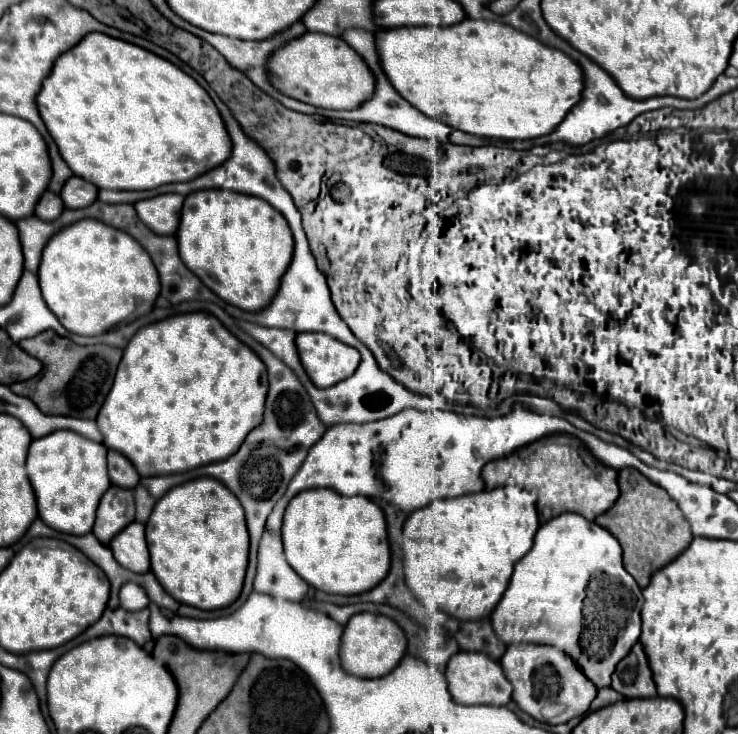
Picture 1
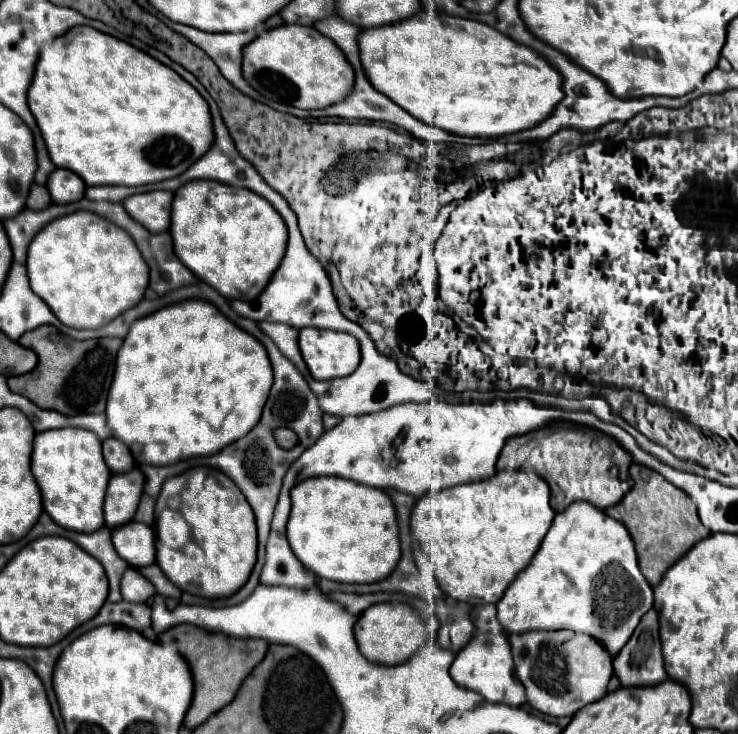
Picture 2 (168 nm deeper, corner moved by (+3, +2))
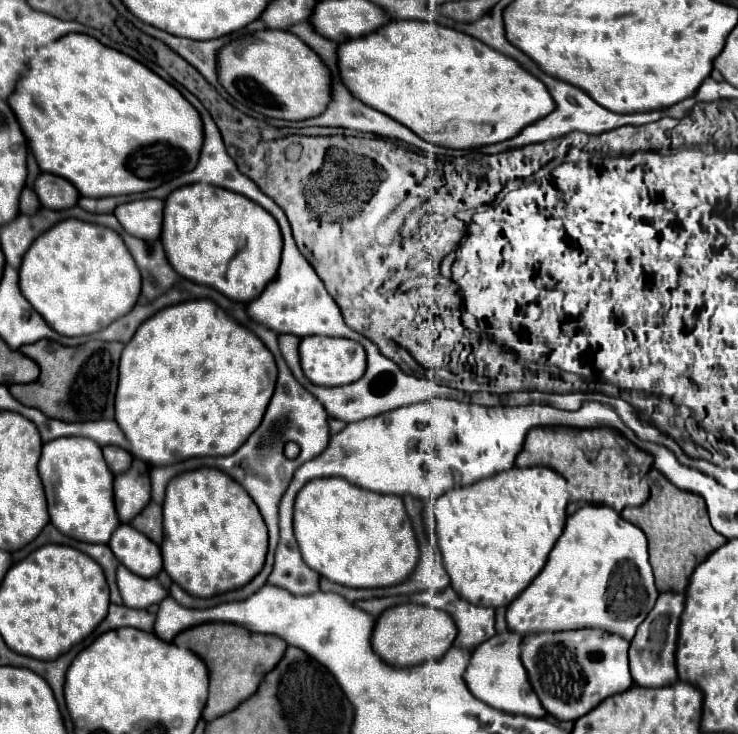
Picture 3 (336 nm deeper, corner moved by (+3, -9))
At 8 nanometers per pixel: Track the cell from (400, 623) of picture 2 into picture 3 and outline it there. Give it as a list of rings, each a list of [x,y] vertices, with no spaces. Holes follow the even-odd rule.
[[[405,603],[405,605],[395,605],[379,615],[373,627],[371,647],[375,655],[379,655],[385,663],[393,667],[415,667],[427,659],[443,657],[445,651],[453,645],[455,635],[457,629],[453,625],[453,619],[445,611],[433,609],[429,605]]]

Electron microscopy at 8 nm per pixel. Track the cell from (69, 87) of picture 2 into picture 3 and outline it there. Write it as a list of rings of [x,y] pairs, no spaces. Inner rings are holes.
[[[69,33],[41,49],[37,49],[27,63],[27,71],[25,75],[19,79],[15,93],[9,97],[9,105],[13,109],[13,113],[19,119],[19,125],[29,141],[29,147],[33,149],[33,155],[41,167],[41,171],[45,173],[53,173],[53,175],[61,175],[65,179],[69,179],[77,191],[83,197],[109,197],[109,195],[131,195],[131,193],[143,193],[149,189],[157,189],[159,185],[163,185],[165,181],[171,181],[183,173],[189,173],[195,169],[197,161],[199,161],[199,153],[201,153],[201,139],[203,139],[203,123],[201,117],[197,113],[197,109],[173,87],[169,85],[165,79],[161,79],[159,75],[155,75],[151,69],[147,69],[143,63],[131,59],[129,55],[115,51],[111,47],[105,47],[103,43],[99,43],[95,37],[83,35],[83,33]]]

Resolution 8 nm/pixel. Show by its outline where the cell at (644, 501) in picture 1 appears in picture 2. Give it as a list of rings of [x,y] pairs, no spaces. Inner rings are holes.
[[[633,464],[631,476],[635,480],[633,490],[605,512],[615,520],[621,520],[629,528],[637,548],[641,572],[651,586],[657,586],[665,572],[683,554],[687,554],[699,540],[711,536],[711,530],[701,524],[691,496],[685,494],[681,488],[669,484],[659,472],[649,470],[641,464]]]

